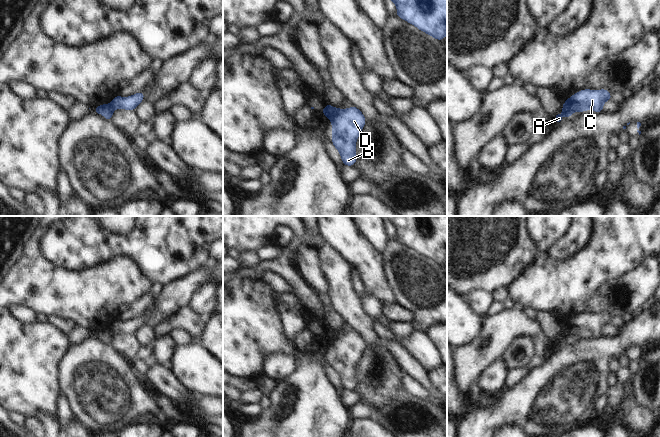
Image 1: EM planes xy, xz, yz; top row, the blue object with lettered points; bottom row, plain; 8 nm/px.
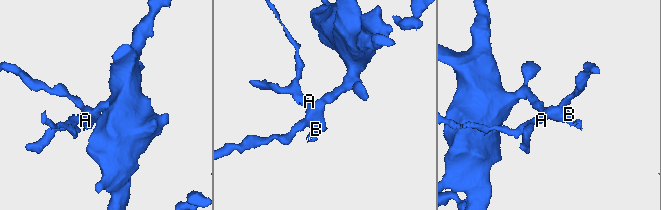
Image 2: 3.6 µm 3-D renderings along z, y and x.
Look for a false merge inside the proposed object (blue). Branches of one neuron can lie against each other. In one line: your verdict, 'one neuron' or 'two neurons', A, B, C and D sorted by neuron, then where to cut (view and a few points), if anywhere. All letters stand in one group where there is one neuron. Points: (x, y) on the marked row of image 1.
two neurons | A / B C D | xz (336, 108), (328, 117)

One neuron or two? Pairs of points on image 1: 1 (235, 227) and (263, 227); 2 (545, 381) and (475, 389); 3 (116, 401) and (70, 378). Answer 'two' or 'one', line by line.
1: one
2: two
3: one

